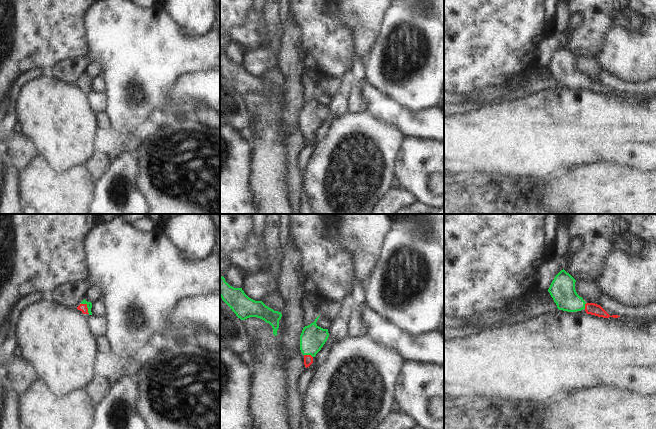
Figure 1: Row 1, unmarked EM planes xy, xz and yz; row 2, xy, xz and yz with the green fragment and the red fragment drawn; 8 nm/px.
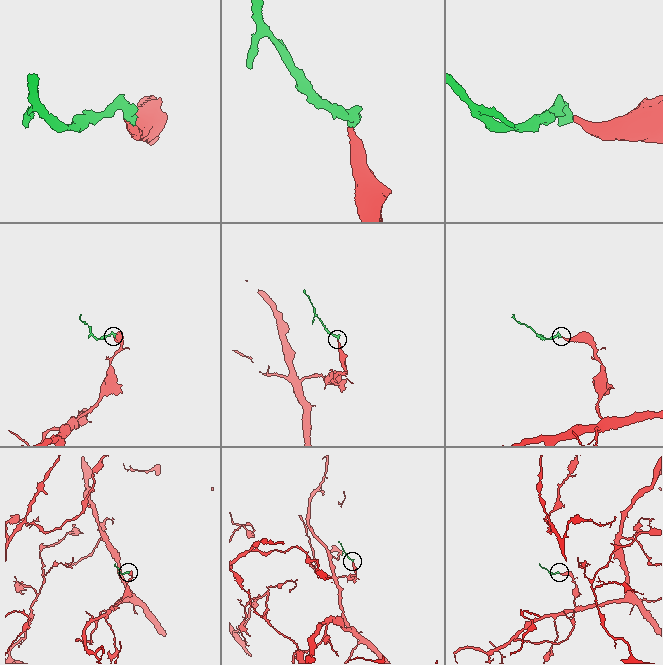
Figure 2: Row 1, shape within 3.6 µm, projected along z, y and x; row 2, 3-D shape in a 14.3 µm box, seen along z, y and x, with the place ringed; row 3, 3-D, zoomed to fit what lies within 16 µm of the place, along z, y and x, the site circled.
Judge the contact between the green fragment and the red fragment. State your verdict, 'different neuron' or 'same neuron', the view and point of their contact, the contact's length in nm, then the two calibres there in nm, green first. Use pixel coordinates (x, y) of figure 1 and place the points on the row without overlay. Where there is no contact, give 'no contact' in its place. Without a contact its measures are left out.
same neuron | xy (87, 83) | 110 nm | 50/60 nm

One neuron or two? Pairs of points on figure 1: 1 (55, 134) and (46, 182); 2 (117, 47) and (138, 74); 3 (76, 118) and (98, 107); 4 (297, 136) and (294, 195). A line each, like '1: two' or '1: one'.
1: two
2: one
3: two
4: one

